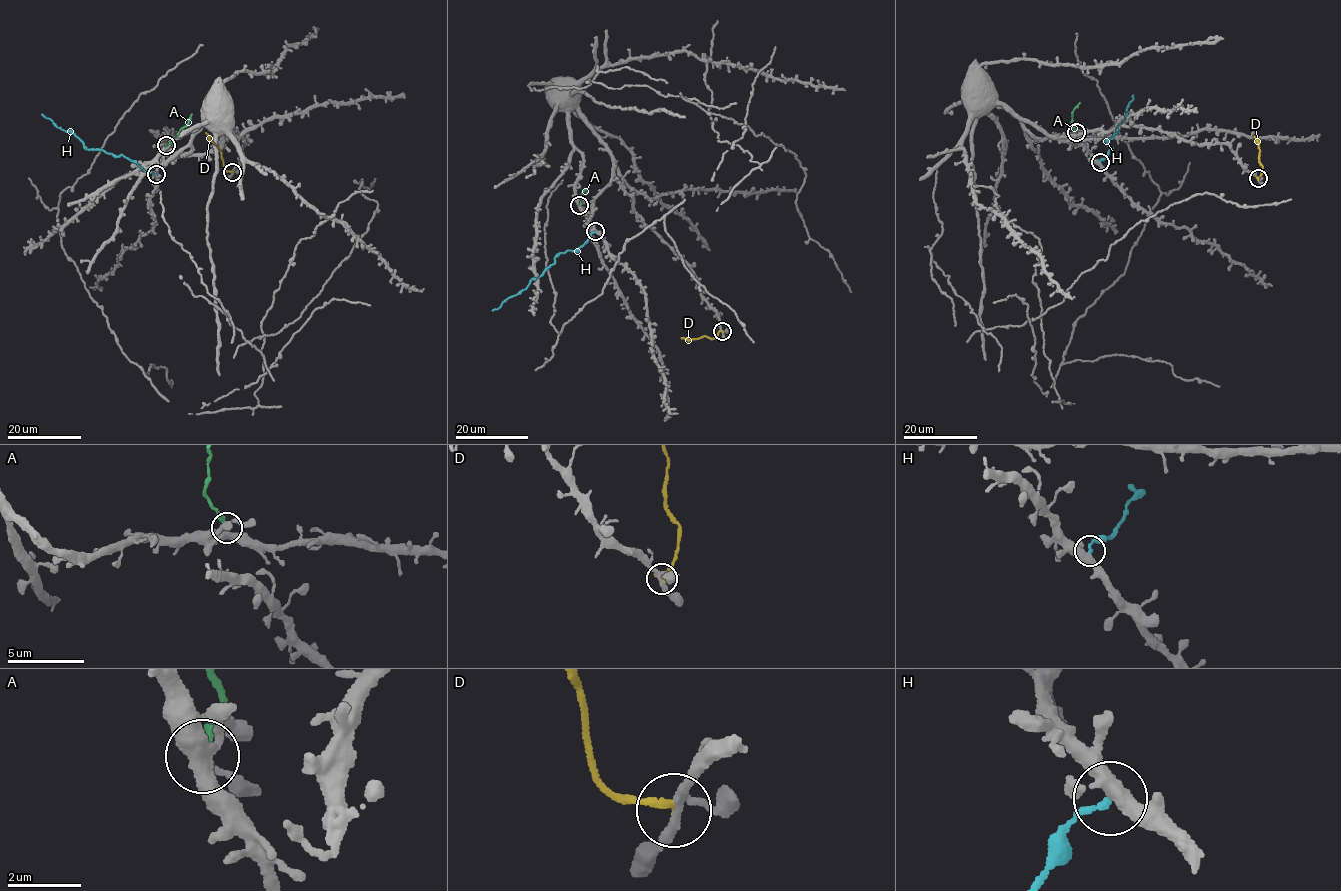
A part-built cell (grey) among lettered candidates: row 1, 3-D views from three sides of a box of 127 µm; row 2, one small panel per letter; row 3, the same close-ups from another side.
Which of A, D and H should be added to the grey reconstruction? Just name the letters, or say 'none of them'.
none of them

